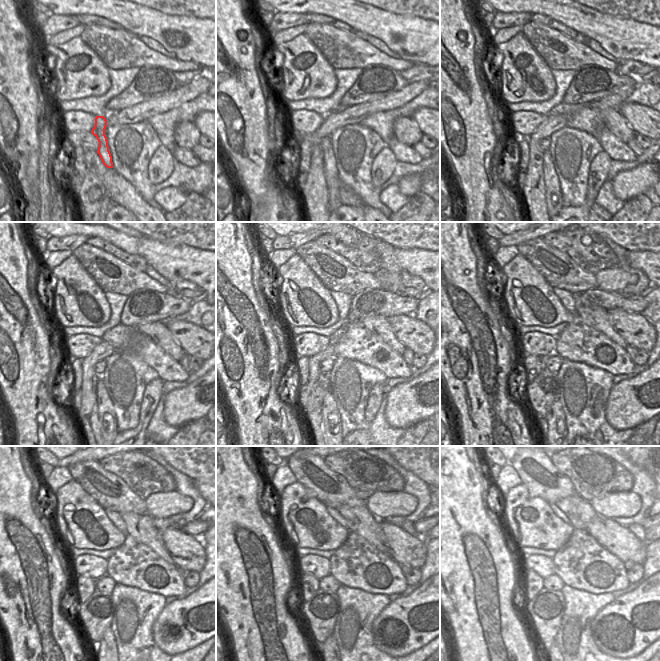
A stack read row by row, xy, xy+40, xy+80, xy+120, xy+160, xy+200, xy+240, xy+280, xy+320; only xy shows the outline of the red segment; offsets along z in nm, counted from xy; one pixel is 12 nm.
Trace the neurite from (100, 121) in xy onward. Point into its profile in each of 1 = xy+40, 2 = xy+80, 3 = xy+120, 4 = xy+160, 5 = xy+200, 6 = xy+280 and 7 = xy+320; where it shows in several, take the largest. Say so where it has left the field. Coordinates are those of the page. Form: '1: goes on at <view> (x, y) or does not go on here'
1: goes on at xy+40 (332, 180)
2: goes on at xy+80 (553, 195)
3: goes on at xy+120 (108, 424)
4: goes on at xy+160 (331, 418)
5: goes on at xy+200 (555, 418)
6: goes on at xy+280 (329, 649)
7: goes on at xy+320 (551, 649)

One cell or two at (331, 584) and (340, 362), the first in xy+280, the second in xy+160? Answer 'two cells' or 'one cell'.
two cells

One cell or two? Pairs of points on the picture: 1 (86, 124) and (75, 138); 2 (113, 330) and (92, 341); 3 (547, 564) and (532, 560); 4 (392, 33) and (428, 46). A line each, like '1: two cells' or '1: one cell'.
1: two cells
2: two cells
3: one cell
4: one cell

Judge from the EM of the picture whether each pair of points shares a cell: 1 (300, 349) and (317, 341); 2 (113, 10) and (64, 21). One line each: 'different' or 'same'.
1: same
2: different

